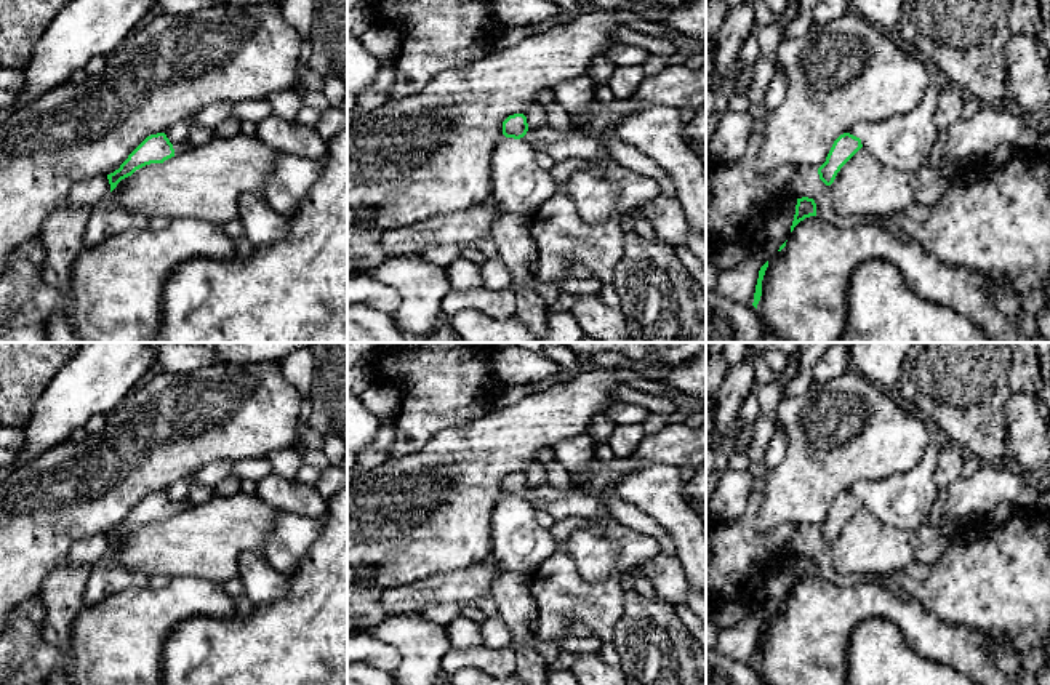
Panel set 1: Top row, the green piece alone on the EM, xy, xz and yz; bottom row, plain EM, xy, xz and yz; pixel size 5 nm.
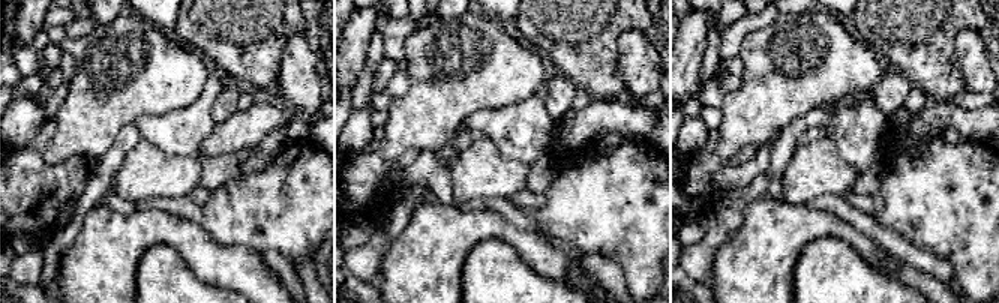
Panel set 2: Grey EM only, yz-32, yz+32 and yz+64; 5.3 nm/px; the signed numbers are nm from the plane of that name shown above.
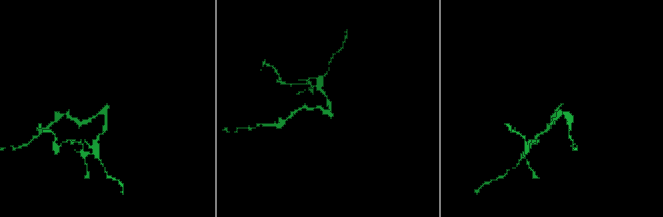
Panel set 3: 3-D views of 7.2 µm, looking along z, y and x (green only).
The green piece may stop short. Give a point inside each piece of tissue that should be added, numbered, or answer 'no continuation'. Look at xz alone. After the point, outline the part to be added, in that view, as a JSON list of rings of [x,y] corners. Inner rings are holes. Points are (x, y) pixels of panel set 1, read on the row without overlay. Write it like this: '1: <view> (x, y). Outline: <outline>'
1: xz (577, 503). Outline: [[[547,482],[536,488],[528,488],[520,498],[528,499],[535,509],[547,511],[555,520],[571,515],[587,517],[595,522],[611,519],[605,501],[599,495],[587,495],[578,490],[560,493],[551,488]]]

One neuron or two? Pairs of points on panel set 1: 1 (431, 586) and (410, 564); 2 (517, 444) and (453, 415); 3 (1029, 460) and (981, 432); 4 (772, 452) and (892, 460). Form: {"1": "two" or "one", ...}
{"1": "two", "2": "two", "3": "two", "4": "two"}

